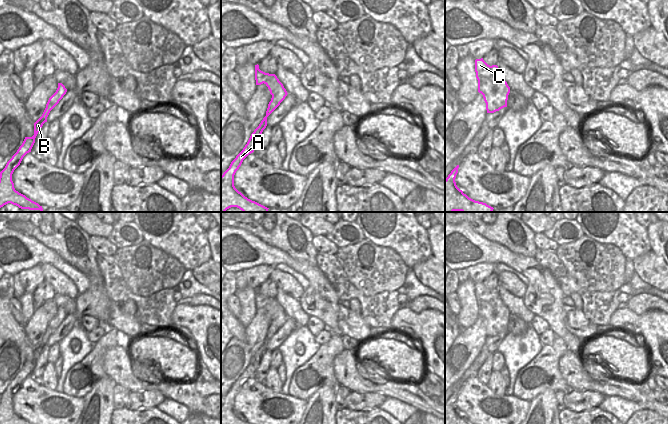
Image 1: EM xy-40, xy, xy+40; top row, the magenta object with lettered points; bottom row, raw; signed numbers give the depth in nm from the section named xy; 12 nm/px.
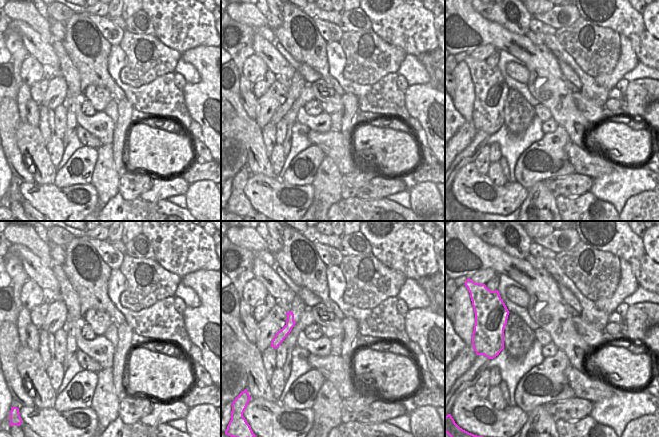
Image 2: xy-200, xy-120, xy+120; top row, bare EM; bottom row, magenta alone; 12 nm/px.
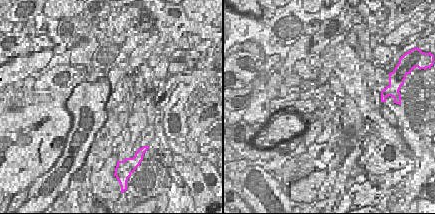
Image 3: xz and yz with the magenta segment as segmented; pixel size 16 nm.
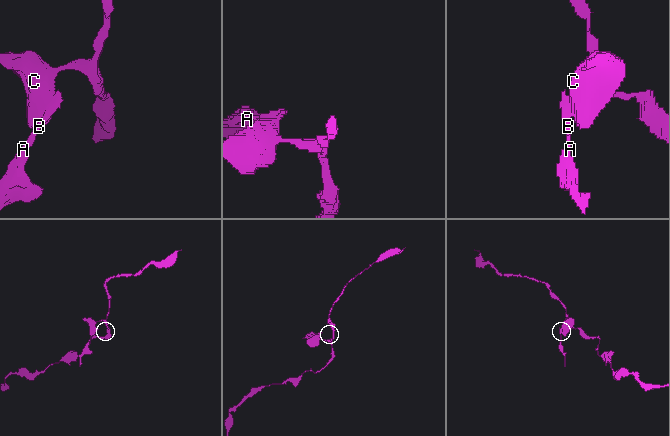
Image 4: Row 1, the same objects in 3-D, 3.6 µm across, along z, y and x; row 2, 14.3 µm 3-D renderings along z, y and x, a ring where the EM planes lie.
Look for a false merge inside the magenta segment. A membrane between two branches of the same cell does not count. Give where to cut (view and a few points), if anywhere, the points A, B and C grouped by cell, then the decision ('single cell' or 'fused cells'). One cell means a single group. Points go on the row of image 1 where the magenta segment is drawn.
cut xy (271, 99), (279, 103); groups A B / C; fused cells

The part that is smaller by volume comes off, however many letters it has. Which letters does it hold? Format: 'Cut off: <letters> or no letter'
Cut off: A, B

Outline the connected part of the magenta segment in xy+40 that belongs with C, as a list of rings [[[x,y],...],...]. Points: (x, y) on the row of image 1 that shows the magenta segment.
[[[483,58],[475,60],[478,92],[483,95],[487,113],[507,107],[510,87],[502,78],[497,65],[488,65]]]

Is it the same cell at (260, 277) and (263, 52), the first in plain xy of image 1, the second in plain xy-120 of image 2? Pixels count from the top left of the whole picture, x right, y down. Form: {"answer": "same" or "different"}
{"answer": "different"}

